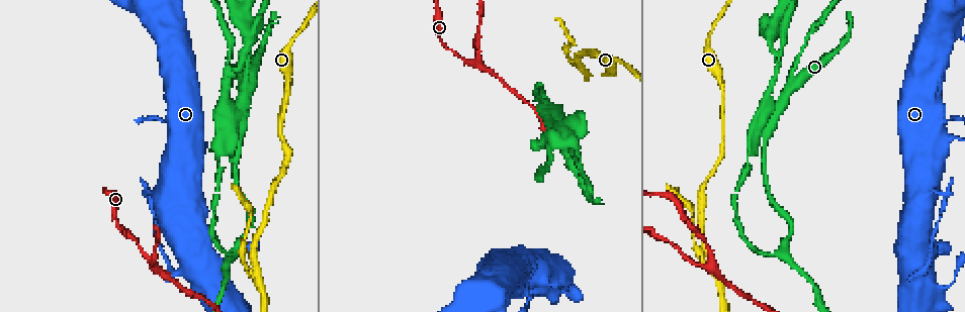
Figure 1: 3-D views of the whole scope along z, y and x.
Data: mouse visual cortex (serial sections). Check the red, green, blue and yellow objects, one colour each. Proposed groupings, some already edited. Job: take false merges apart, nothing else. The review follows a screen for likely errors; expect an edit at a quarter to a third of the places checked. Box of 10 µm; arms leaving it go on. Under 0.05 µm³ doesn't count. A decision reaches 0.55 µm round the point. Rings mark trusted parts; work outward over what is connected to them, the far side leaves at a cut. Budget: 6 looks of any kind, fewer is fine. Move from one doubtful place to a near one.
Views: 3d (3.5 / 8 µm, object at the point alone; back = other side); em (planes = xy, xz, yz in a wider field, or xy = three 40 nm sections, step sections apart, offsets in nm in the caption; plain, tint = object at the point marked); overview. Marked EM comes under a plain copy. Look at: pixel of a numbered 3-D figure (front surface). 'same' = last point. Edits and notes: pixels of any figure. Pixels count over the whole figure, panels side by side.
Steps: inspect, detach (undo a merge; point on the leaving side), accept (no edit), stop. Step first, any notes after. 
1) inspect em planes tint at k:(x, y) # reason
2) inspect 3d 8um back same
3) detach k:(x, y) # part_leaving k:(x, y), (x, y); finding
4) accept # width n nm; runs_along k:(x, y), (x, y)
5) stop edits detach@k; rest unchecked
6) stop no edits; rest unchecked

inspect 3d 8um back at 1:(230, 74) # three arms meet

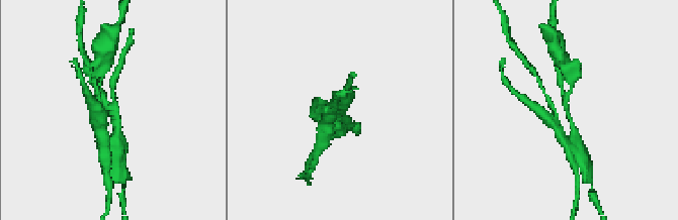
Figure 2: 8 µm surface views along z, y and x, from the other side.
inspect 3d 3.5um same # zoom in

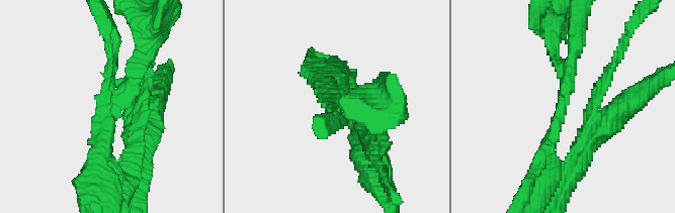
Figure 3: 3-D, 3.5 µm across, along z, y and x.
detach 3:(551, 51) # arm_widths 200, 200, 250 nm; a second cell is stuck on

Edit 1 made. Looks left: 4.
inspect overview

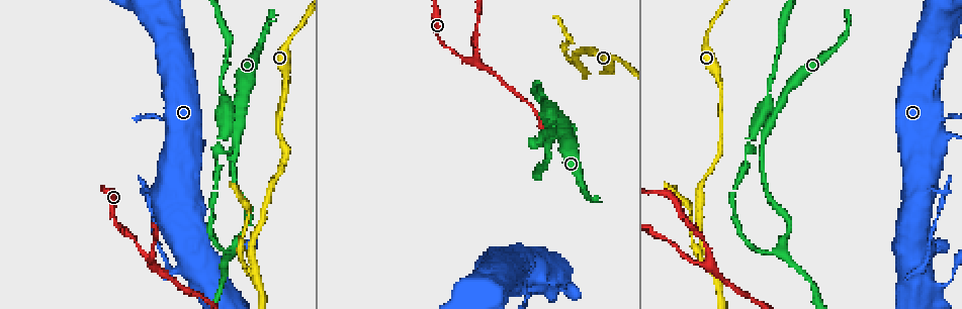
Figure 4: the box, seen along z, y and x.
inspect 3d 3.5um back at 4:(187, 251) # sharp bend

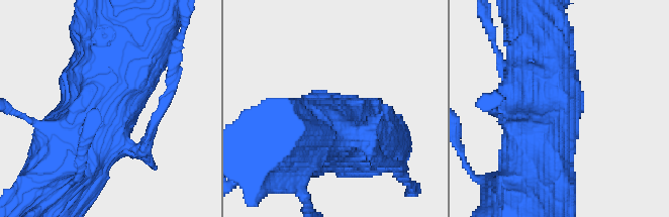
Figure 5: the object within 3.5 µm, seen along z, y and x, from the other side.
inspect em xy step 1 tint at 5:(106, 107) # shape alone is not enough

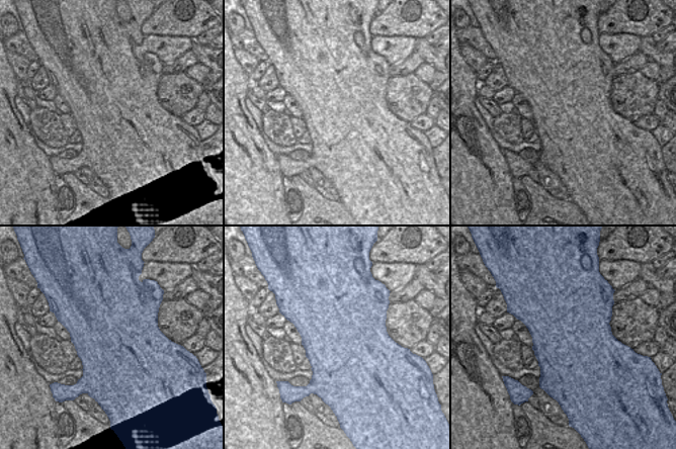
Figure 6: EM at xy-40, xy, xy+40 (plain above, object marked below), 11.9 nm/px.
inspect em xy step 3 tint same # cut it another way

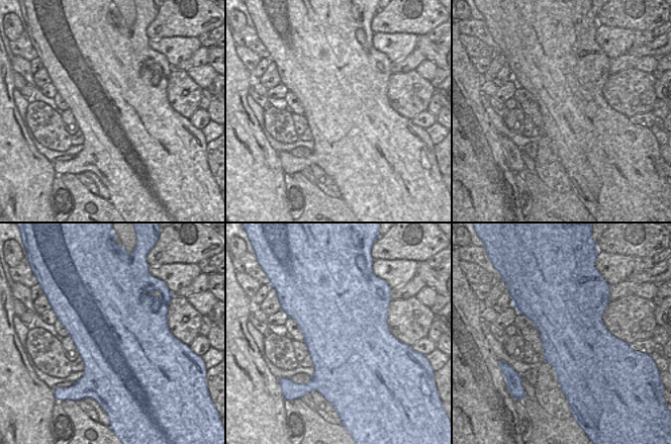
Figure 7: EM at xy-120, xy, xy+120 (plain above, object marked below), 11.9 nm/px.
detach 5:(153, 125) # part_leaving 5:(123, 145), (142, 148), (173, 86); a second cell is stuck on

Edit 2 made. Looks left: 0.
stop edits detach@3, detach@5; rest unchecked

